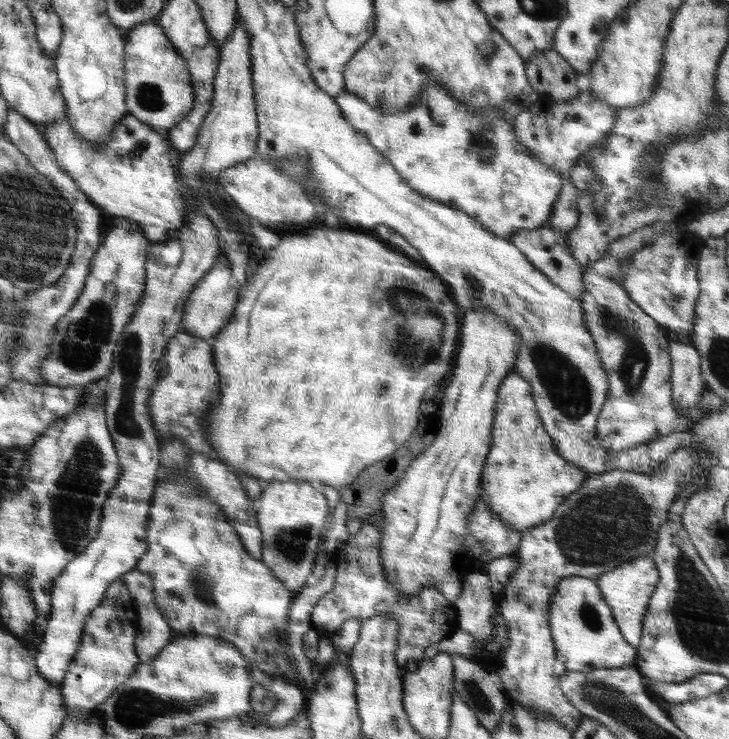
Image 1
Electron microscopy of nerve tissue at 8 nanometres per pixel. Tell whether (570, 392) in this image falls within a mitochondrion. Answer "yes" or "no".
yes

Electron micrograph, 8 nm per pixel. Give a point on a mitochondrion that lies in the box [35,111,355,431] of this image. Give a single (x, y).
(79, 349)

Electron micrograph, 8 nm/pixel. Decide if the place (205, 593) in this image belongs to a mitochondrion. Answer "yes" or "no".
yes

